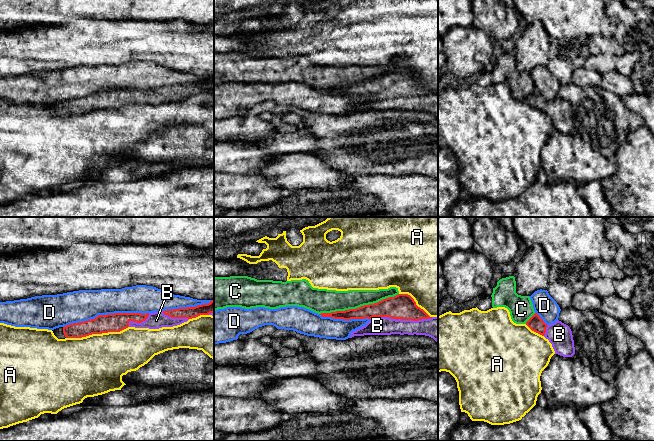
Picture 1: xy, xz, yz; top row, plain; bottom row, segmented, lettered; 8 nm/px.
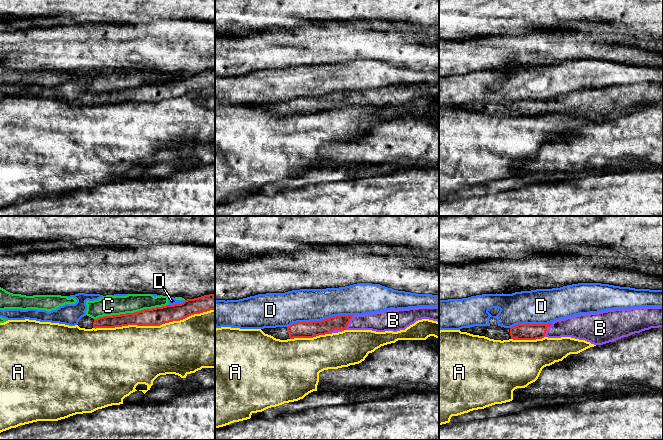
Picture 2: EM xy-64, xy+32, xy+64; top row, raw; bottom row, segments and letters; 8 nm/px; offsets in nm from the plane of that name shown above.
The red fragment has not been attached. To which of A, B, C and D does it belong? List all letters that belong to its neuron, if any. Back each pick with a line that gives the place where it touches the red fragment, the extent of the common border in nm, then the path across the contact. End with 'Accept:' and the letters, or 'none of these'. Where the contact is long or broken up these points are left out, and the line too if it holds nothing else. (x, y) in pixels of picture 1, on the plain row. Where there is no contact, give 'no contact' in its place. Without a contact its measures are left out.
B: meets red in xz at (401, 95); contact 500 nm long
Accept: B

